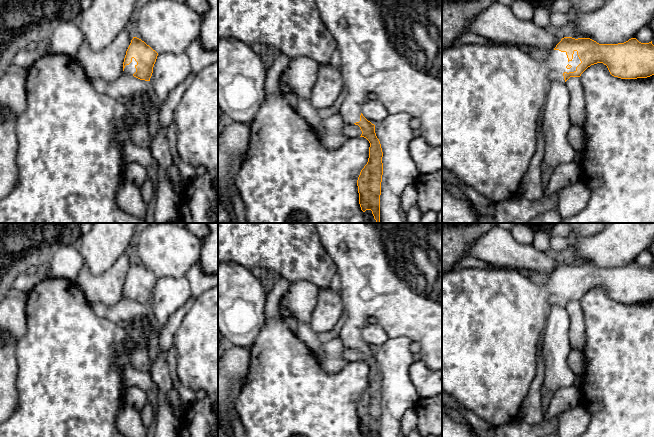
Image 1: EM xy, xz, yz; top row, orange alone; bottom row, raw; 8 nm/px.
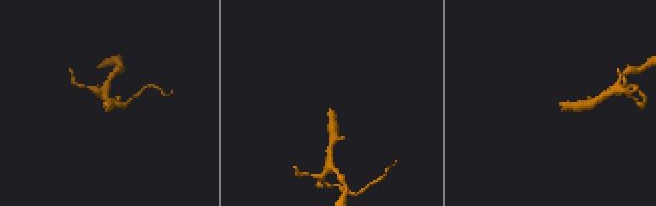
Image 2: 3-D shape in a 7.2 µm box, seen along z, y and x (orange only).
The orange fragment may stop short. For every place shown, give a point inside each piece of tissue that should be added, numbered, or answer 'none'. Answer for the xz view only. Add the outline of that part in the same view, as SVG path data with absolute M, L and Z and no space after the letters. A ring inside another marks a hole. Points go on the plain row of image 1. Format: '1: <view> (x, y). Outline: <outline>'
1: xz (375, 262). Outline: M315 223L320 242L323 244L327 253L337 266L337 273L341 277L340 295L343 302L343 314L346 316L345 323L339 333L345 348L355 349L360 345L362 330L369 317L374 317L391 338L407 337L412 343L417 342L420 345L420 360L431 370L442 370L442 304L437 300L430 298L427 294L421 294L417 291L414 284L415 263L413 260L413 250L420 248L436 247L439 240L442 240L442 223Z

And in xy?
1: xy (130, 293). Outline: M132 282L132 286L129 289L126 289L124 292L124 298L133 300L133 298L136 296L135 290L137 289L137 286L134 282Z

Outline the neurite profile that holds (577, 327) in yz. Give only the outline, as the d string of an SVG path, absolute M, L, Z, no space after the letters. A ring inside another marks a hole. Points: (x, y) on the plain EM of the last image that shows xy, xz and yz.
M570 301L565 307L571 319L570 341L572 348L583 352L585 319L580 301Z

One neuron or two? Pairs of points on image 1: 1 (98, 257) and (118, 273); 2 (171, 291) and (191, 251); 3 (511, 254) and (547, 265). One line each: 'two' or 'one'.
1: two
2: two
3: one

